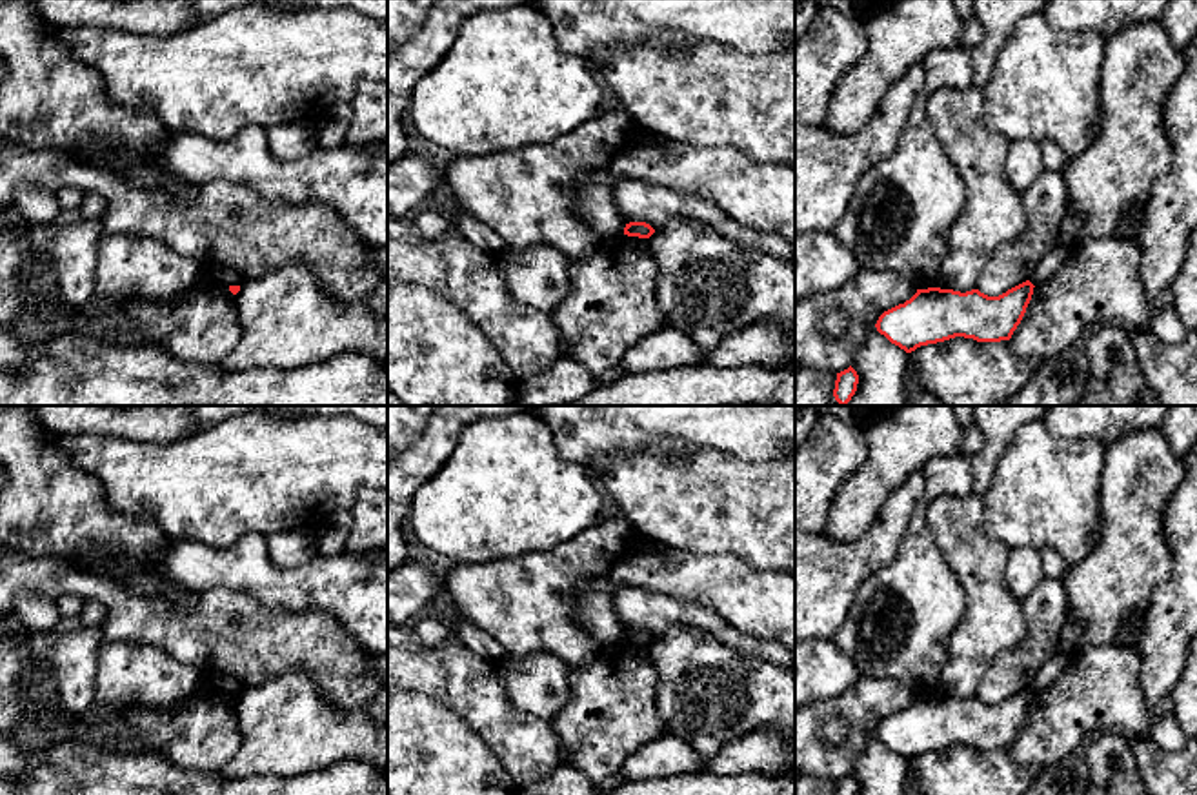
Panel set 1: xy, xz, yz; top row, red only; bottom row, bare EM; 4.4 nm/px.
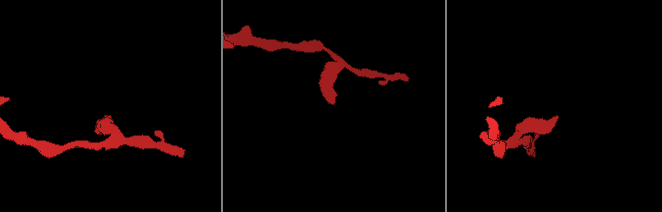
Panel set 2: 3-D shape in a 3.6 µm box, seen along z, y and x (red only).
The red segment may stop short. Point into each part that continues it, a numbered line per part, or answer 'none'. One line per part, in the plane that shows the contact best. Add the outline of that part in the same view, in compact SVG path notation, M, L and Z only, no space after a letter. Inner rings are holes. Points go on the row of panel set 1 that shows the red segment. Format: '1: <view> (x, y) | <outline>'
none

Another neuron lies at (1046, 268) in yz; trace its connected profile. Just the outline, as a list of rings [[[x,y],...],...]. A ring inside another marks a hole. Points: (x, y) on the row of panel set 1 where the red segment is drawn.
[[[1068,206],[1057,246],[1048,251],[1048,255],[1037,264],[1028,278],[1033,286],[1039,286],[1051,278],[1057,269],[1066,262],[1066,258],[1075,249],[1075,236],[1082,222],[1084,218],[1077,215],[1071,206]]]

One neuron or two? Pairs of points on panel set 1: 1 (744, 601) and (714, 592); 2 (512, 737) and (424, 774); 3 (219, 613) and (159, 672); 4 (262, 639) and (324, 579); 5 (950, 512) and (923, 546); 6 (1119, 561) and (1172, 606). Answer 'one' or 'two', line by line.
1: one
2: two
3: two
4: two
5: two
6: two

